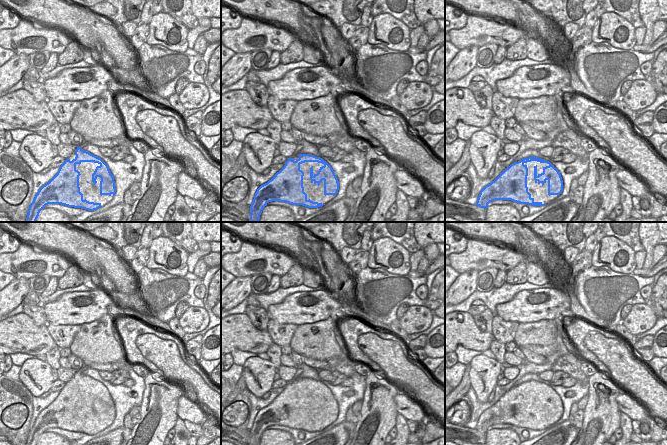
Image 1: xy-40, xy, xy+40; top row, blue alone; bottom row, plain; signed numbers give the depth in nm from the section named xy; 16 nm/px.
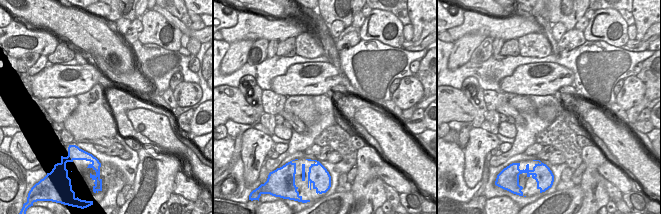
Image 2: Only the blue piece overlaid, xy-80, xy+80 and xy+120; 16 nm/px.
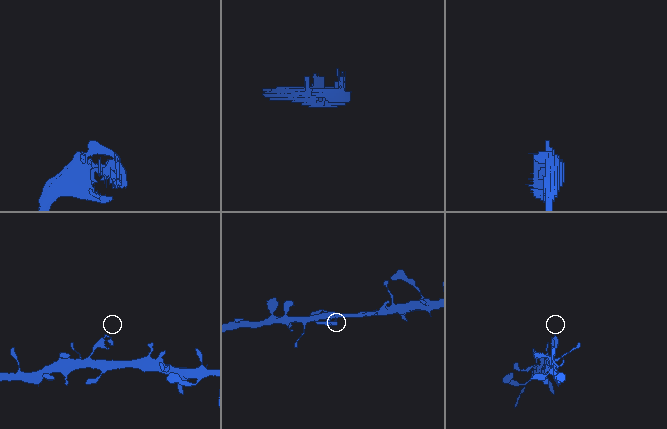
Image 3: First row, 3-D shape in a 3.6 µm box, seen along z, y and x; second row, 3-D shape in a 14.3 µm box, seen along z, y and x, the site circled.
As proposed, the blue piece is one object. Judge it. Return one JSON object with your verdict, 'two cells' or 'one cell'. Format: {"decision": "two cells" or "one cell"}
{"decision": "two cells"}

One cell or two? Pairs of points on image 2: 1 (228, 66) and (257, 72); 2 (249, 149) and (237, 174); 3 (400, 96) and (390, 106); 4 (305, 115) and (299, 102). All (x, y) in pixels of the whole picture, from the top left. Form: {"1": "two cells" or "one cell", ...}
{"1": "two cells", "2": "two cells", "3": "two cells", "4": "one cell"}

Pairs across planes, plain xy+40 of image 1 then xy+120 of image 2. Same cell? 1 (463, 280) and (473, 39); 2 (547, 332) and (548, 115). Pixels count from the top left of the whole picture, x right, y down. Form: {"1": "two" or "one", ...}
{"1": "one", "2": "two"}

